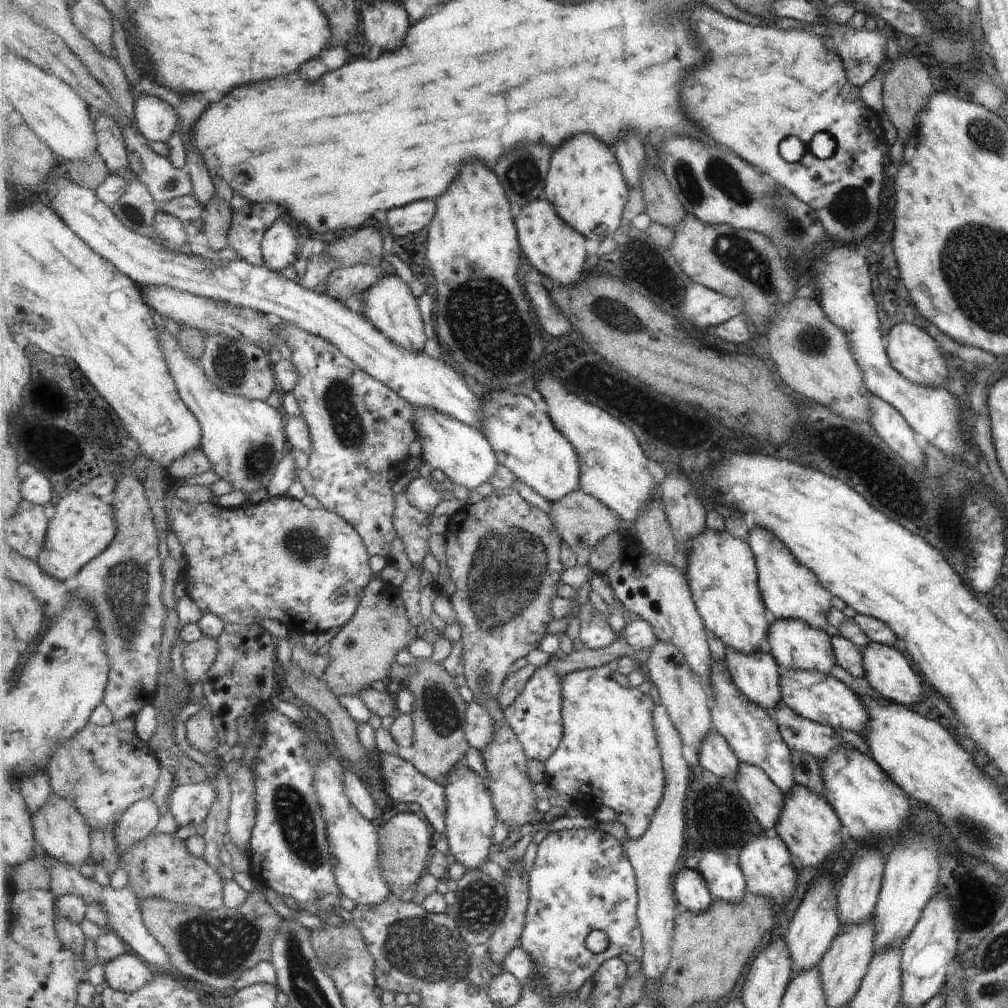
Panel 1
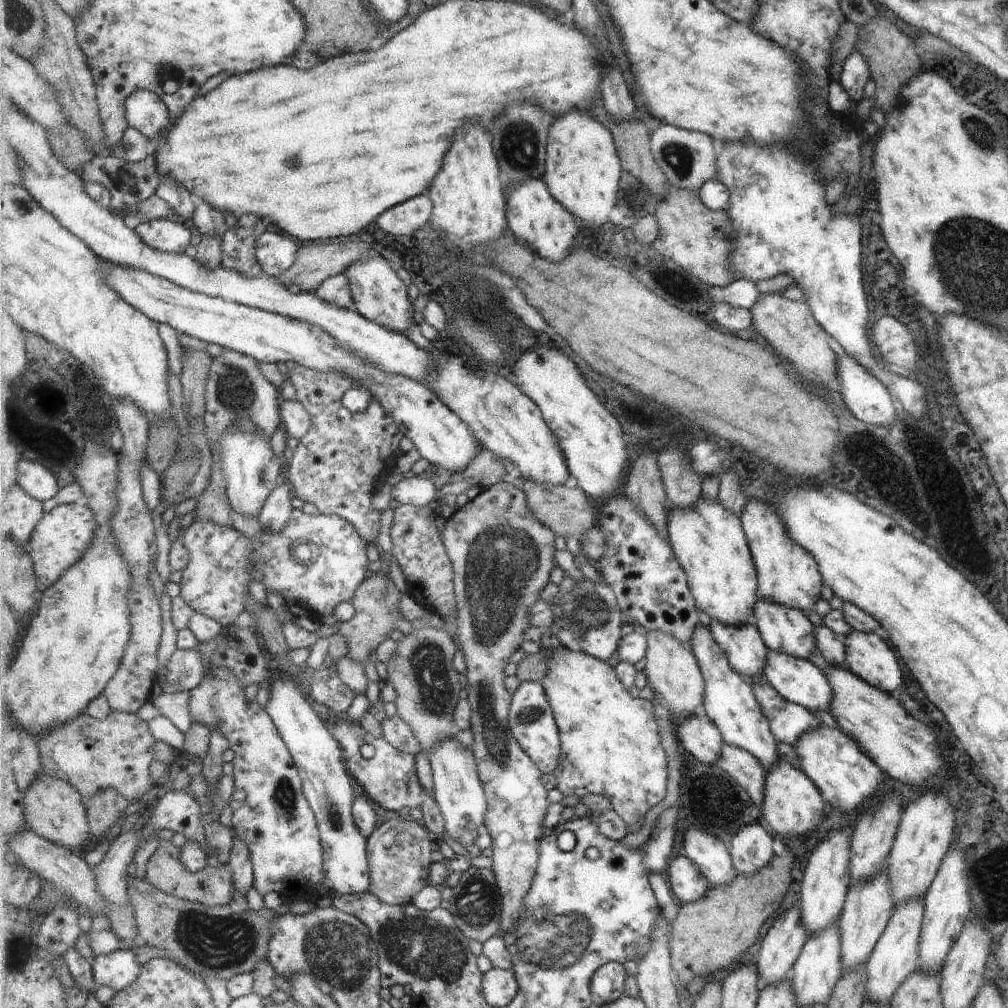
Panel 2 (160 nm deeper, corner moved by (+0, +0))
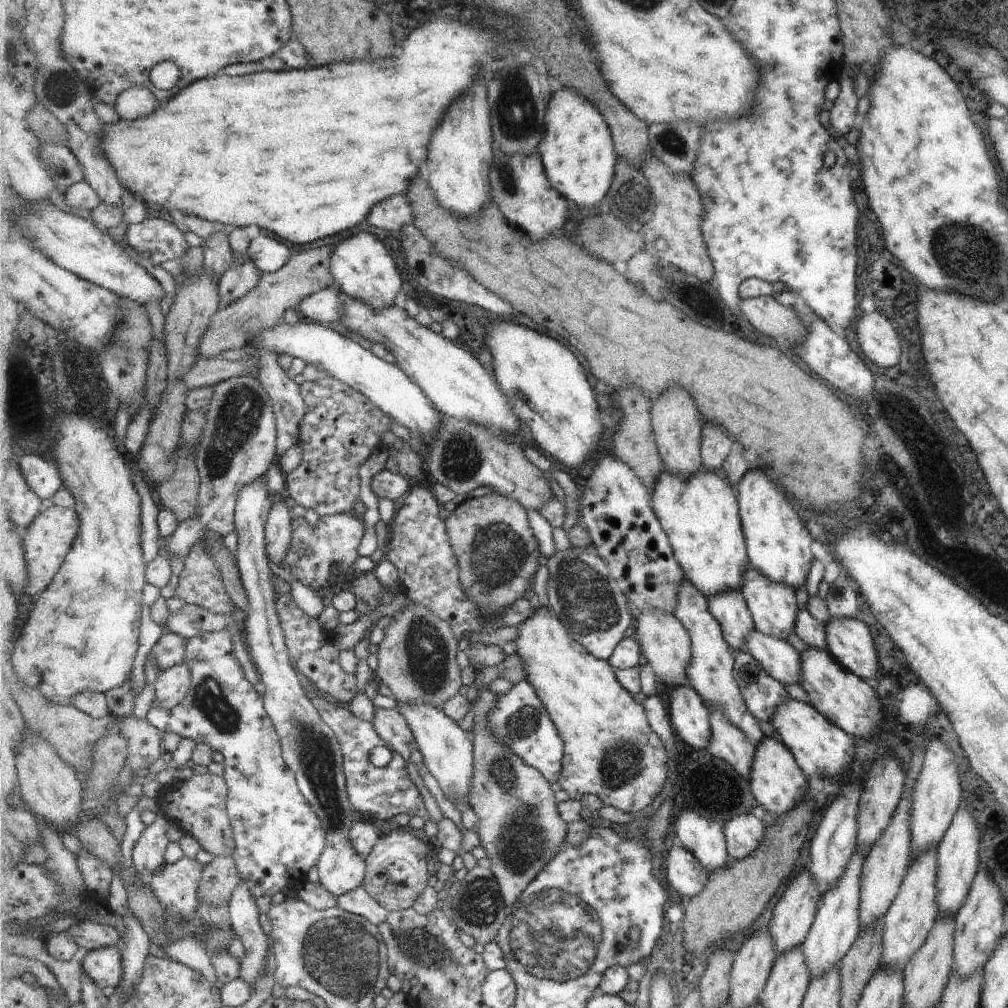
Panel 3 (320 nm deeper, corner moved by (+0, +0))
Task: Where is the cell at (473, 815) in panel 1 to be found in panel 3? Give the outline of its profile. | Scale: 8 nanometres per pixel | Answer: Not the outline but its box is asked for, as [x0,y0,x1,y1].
[397,702,475,808]

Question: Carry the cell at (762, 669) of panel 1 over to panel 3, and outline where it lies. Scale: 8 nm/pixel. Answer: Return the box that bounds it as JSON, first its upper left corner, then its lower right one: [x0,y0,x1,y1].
[710,590,756,652]

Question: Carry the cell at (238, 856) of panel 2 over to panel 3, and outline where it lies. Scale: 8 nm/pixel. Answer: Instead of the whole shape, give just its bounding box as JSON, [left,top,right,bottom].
[227,878,271,988]

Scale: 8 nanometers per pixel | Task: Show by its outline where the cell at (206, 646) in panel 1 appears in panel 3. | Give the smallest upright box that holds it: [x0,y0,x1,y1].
[154,662,193,710]

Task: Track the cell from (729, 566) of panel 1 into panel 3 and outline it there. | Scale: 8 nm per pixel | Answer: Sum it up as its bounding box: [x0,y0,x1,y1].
[652,470,750,599]

